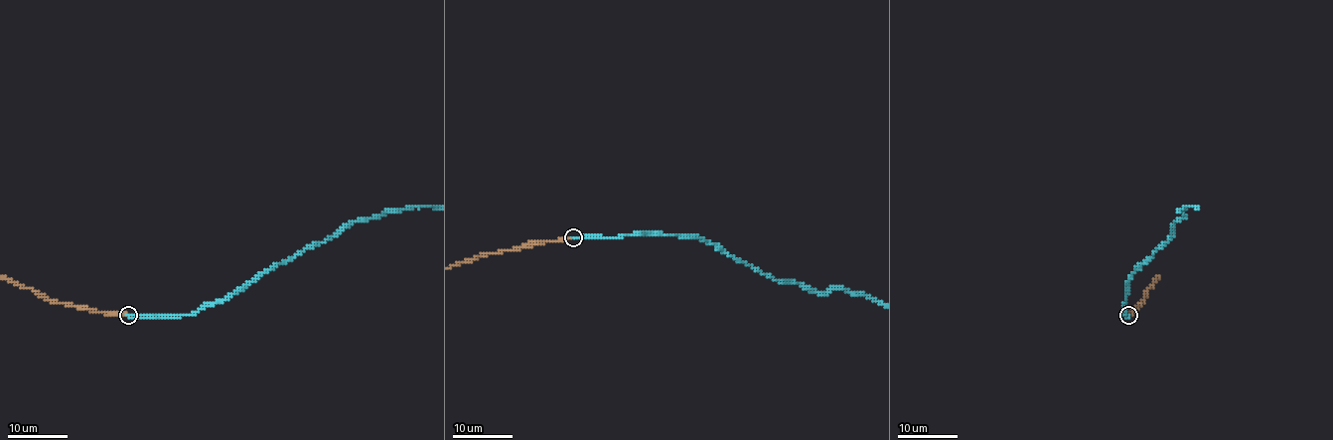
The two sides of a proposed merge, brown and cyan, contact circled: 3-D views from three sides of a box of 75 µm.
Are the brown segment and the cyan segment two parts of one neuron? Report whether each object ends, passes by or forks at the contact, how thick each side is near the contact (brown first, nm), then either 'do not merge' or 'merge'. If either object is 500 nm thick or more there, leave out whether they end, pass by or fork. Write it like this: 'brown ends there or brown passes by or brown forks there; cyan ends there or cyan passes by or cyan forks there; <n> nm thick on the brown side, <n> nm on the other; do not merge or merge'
brown ends there; cyan ends there; 280 nm thick on the brown side, 240 nm on the other; merge

